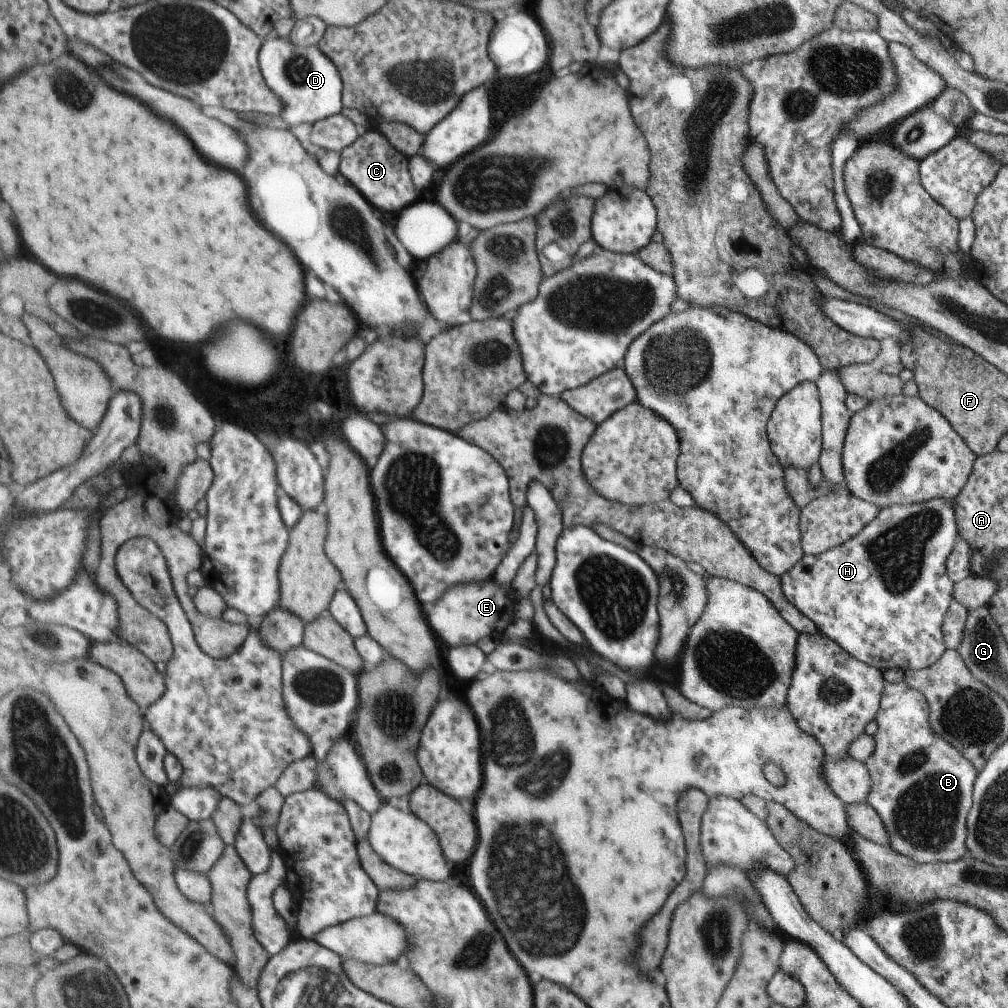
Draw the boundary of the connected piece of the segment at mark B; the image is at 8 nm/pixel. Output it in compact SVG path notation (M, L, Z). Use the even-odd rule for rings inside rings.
M887 682L882 689L882 705L875 714L877 732L873 734L875 750L873 756L864 762L871 788L867 794L869 804L885 824L889 844L897 854L911 858L913 862L954 862L967 855L965 848L965 816L971 807L972 789L977 770L965 755L959 754L955 746L945 742L931 730L930 707L919 690L913 690L906 683Z

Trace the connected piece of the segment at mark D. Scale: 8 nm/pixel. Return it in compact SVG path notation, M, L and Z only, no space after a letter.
M268 36L260 51L260 67L267 85L279 95L285 110L283 119L288 126L304 123L314 126L331 116L341 114L345 104L345 80L340 68L320 49L320 46L295 46L289 38Z

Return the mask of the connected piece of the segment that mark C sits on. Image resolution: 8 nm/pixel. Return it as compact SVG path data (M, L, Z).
M362 131L360 138L341 154L340 174L349 178L376 209L387 214L399 214L420 198L412 177L410 158L396 150L380 131Z

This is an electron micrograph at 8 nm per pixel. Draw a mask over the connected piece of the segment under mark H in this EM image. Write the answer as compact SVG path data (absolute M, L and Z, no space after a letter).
M931 498L926 502L893 505L879 509L878 514L875 514L875 517L868 524L865 524L860 532L851 536L849 540L845 540L843 544L817 555L804 555L798 564L780 577L783 595L786 596L787 602L797 607L819 628L822 635L837 643L846 654L858 659L859 662L883 671L891 670L891 668L902 671L928 668L931 664L938 662L941 654L944 654L943 640L945 638L941 638L941 620L945 620L945 610L951 602L951 586L953 586L945 574L945 562L958 539L958 528L956 527L953 508L953 499Z

